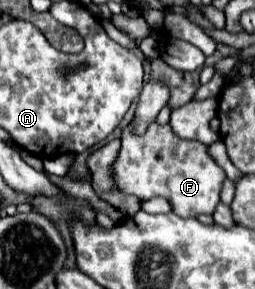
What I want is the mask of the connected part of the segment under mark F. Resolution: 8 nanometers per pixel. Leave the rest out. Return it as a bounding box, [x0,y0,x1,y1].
[114,121,226,217]

